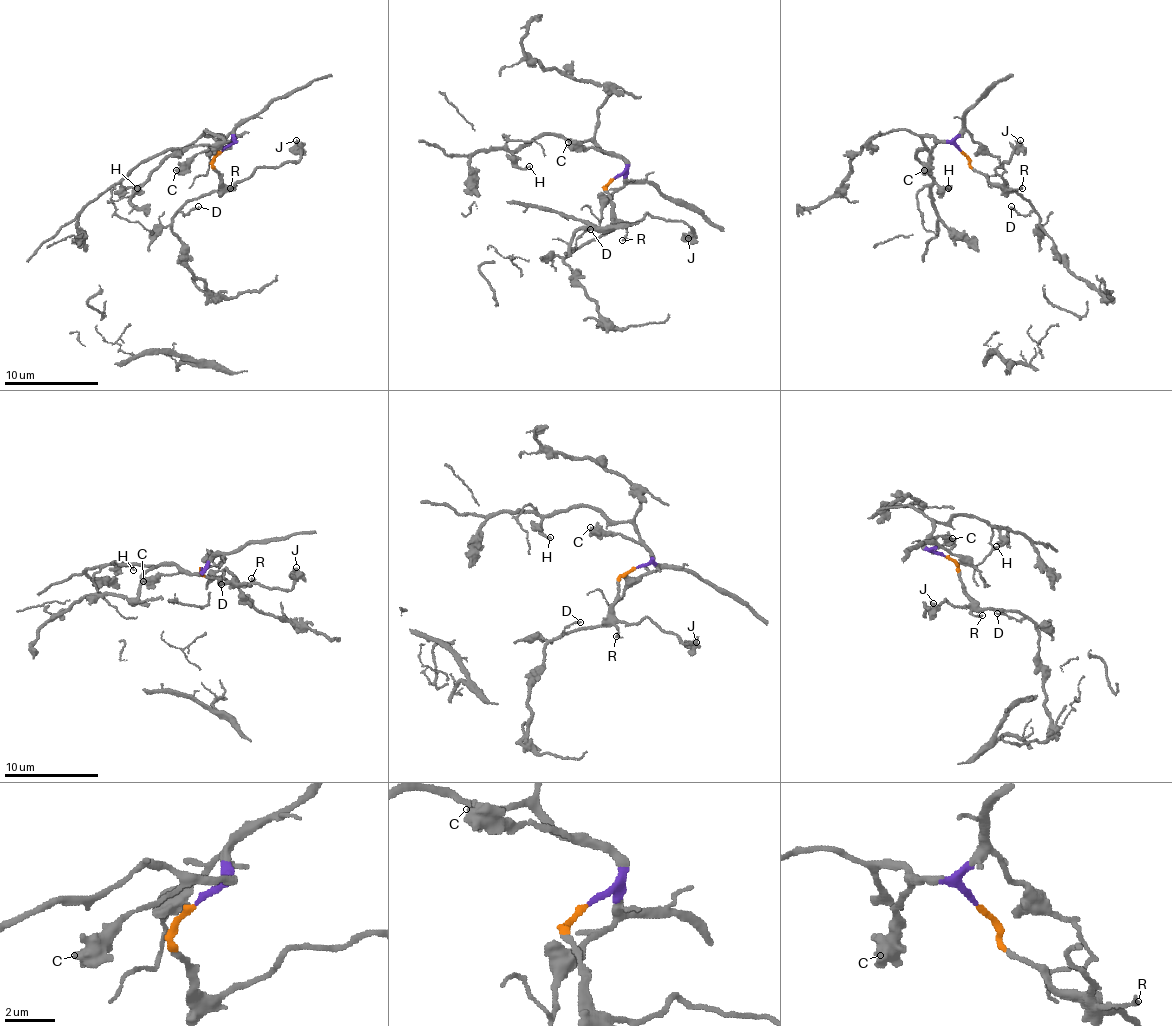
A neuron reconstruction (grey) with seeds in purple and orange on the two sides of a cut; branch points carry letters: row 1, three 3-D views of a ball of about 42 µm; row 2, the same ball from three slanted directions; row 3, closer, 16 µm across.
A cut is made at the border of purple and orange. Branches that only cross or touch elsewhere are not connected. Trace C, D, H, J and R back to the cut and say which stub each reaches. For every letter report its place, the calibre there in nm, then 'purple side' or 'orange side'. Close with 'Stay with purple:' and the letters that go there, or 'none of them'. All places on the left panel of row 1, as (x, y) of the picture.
C: (176, 170) | 600 nm | purple side
D: (198, 206) | 150 nm | orange side
H: (137, 188) | 180 nm | purple side
J: (296, 140) | 550 nm | orange side
R: (230, 188) | 170 nm | orange side
Stay with purple: C, H

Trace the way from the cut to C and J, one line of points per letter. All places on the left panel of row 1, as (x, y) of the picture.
C: (222, 151), (234, 142), (215, 142), (175, 170)
J: (220, 151), (213, 166), (227, 185), (246, 180), (255, 170), (293, 163), (300, 156), (296, 140)

